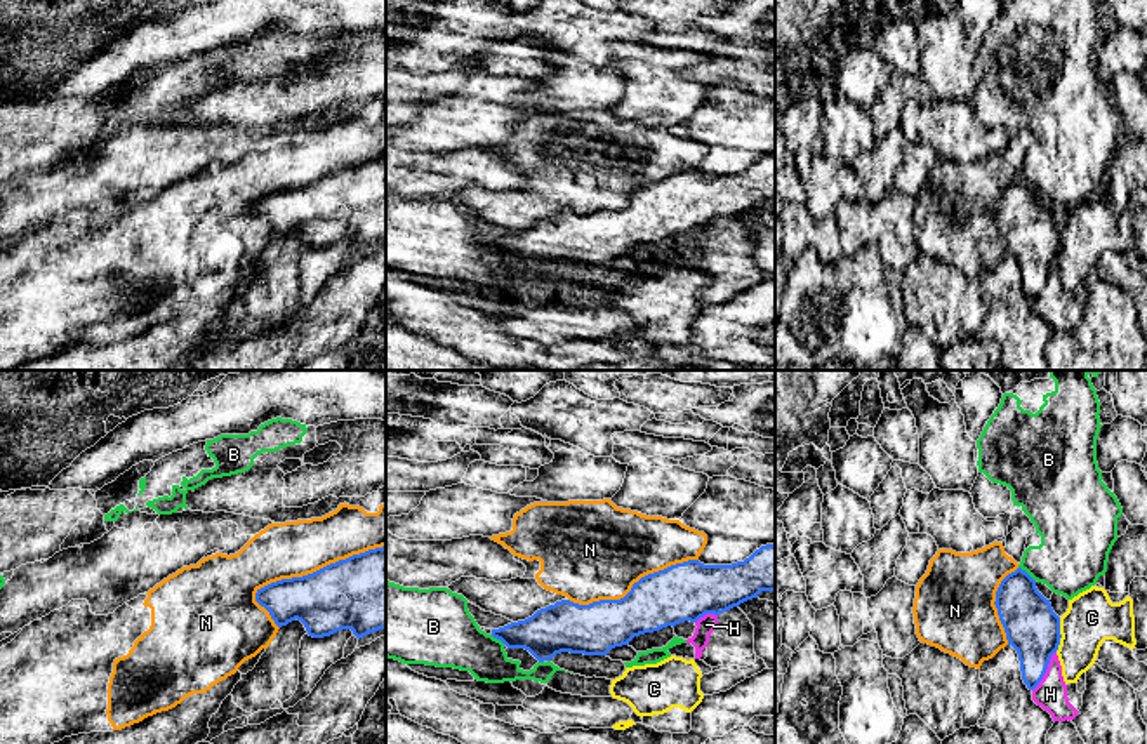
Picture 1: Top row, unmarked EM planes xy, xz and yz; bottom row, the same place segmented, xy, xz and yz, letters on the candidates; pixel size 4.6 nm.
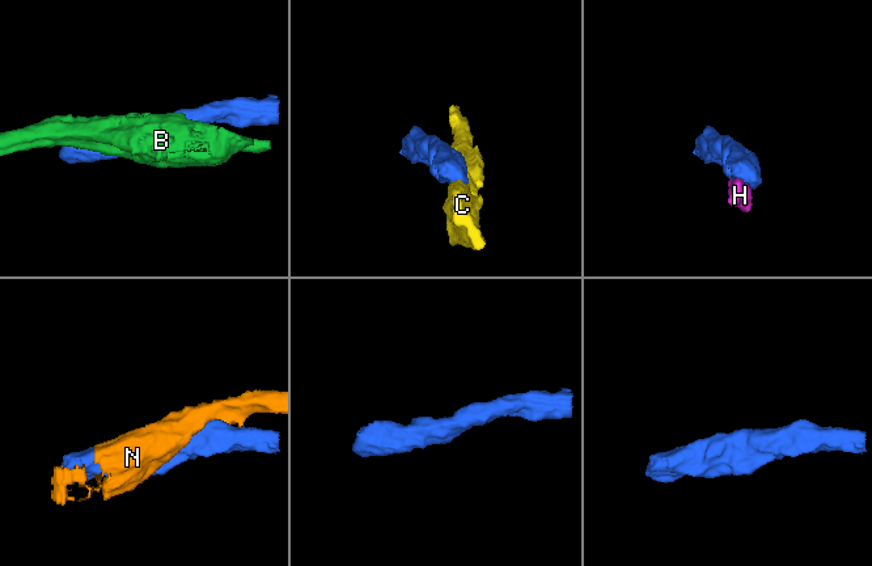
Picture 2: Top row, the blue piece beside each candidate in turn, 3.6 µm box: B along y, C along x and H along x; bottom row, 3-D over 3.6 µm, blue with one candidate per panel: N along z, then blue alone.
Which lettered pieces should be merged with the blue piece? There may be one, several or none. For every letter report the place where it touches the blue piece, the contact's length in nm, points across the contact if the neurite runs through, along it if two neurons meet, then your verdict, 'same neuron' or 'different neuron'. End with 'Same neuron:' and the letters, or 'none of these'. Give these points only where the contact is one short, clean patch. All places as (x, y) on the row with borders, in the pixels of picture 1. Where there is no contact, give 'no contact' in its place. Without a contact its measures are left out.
B: contact yz (1027, 574); length 110 nm; different neuron
C: contact yz (1060, 635); length 160 nm; different neuron
H: contact yz (1045, 671); length 220 nm; different neuron
N: contact xy (317, 571); length 650 nm; different neuron
Same neuron: none of these

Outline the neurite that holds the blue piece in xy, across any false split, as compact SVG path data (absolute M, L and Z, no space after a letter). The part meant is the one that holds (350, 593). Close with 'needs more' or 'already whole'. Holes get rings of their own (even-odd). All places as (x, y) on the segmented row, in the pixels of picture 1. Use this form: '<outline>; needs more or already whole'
M386 546L353 555L313 574L271 582L255 593L278 628L301 621L313 638L351 629L360 640L386 629Z; already whole

